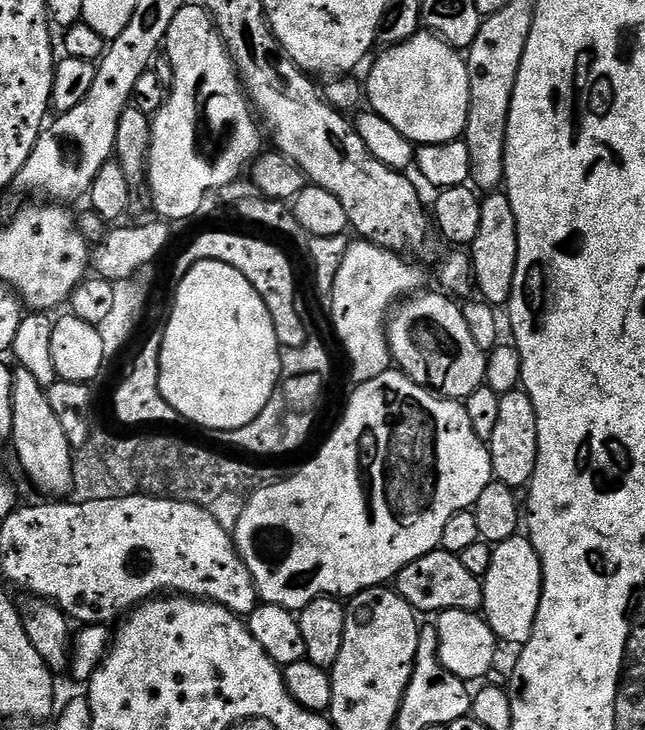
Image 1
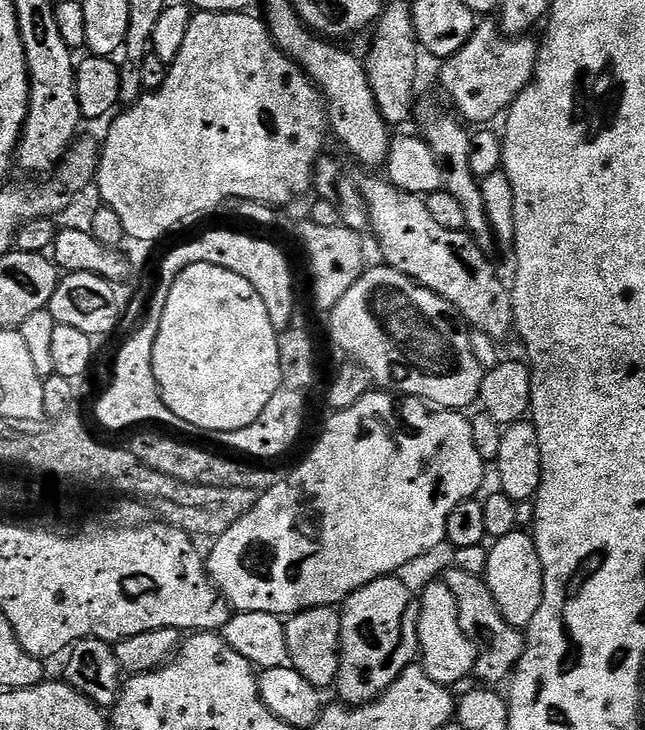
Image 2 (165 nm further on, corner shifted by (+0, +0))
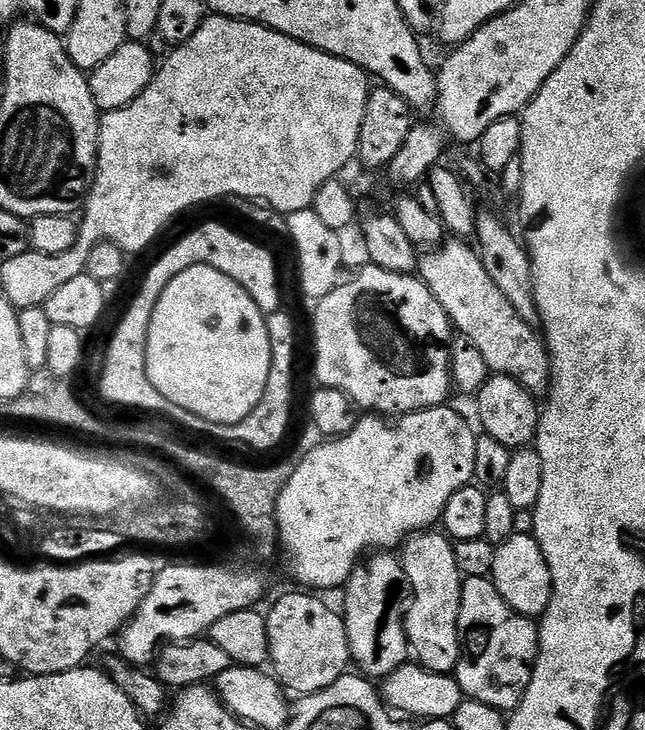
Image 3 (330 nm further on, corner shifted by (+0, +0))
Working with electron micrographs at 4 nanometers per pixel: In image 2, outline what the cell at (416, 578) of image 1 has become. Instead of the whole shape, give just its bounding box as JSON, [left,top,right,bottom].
[442,567,526,686]

